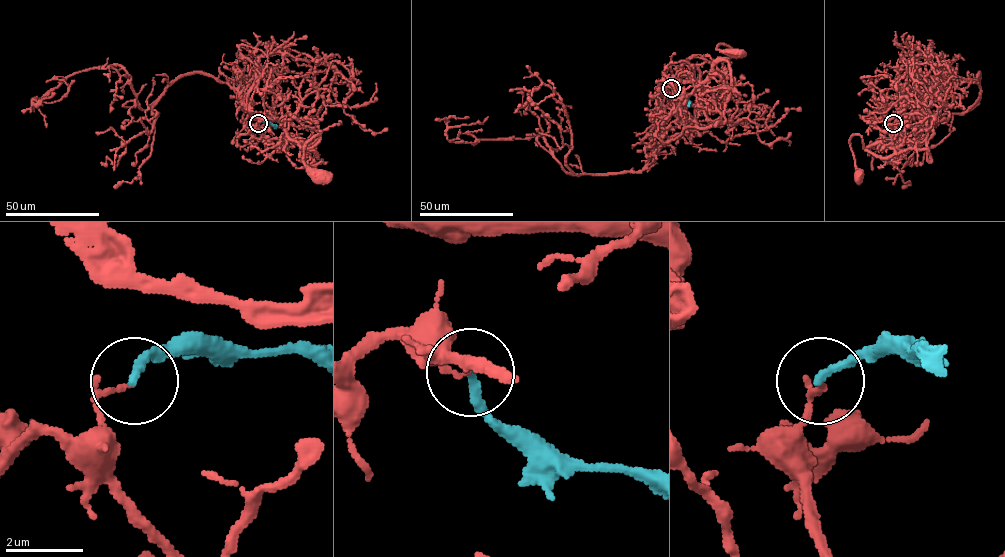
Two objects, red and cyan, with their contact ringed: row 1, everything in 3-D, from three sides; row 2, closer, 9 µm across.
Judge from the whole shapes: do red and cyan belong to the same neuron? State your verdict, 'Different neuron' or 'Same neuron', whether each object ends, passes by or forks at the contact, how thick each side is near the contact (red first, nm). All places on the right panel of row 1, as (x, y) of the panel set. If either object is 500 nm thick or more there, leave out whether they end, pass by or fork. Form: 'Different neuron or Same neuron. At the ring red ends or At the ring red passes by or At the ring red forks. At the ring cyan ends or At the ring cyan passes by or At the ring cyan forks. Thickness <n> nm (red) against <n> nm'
Different neuron. At the ring red ends. At the ring cyan ends. Thickness 110 nm (red) against 220 nm

